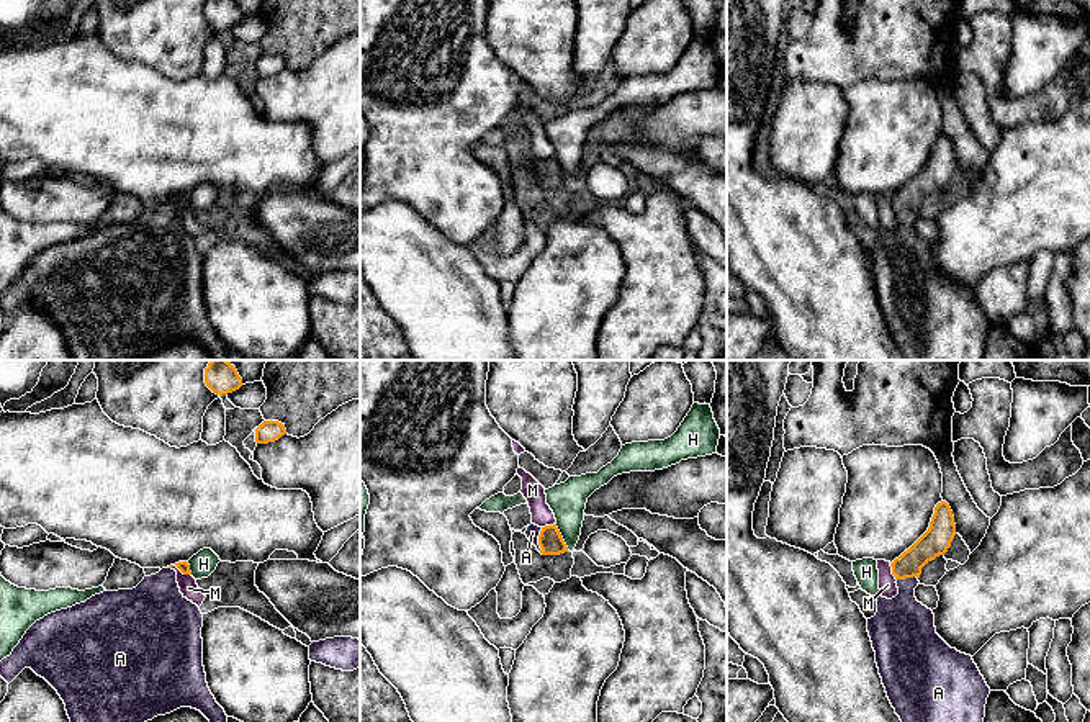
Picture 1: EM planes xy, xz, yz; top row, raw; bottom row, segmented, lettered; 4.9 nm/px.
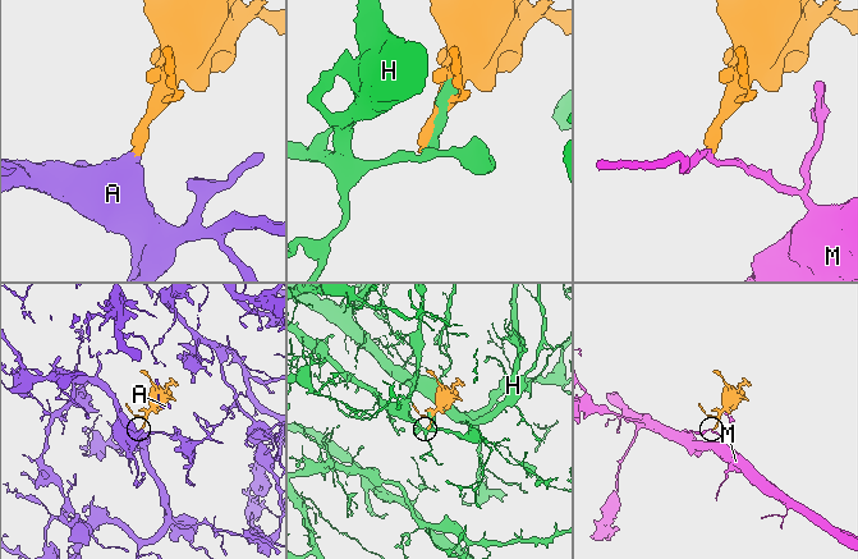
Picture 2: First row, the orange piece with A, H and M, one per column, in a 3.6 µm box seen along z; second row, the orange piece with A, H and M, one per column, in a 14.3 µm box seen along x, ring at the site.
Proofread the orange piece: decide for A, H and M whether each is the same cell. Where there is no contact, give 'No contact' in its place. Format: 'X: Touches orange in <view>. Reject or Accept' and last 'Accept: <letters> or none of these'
A: Touches orange in xz. Accept
H: Touches orange in xz. Reject
M: Touches orange in yz. Reject
Accept: A

